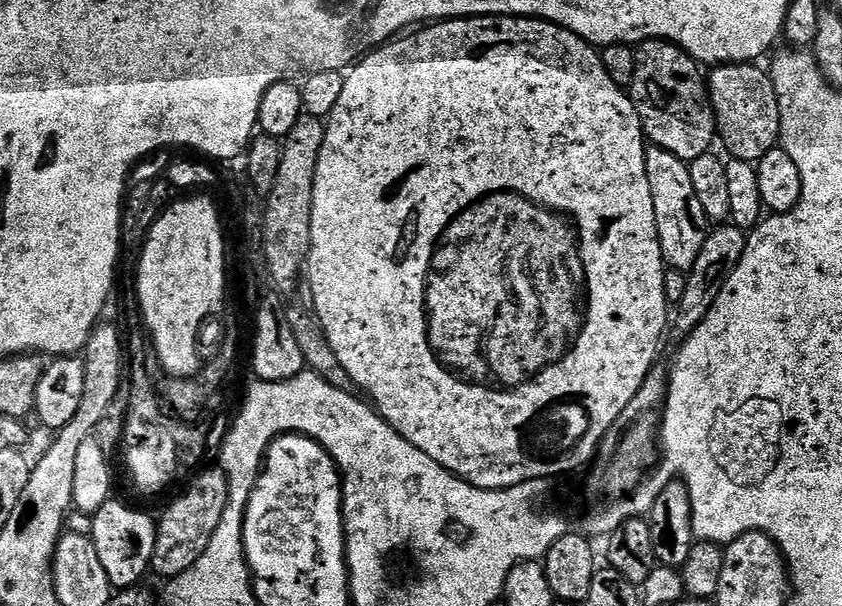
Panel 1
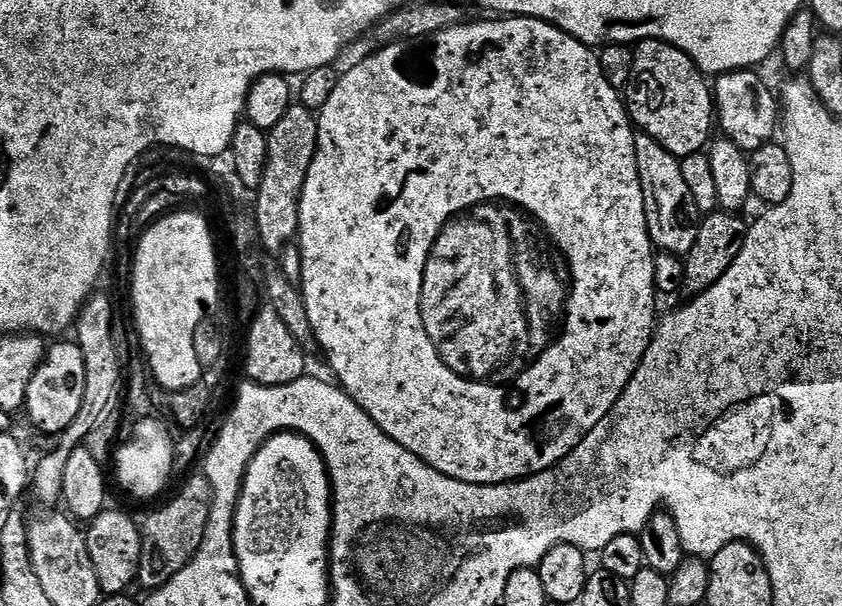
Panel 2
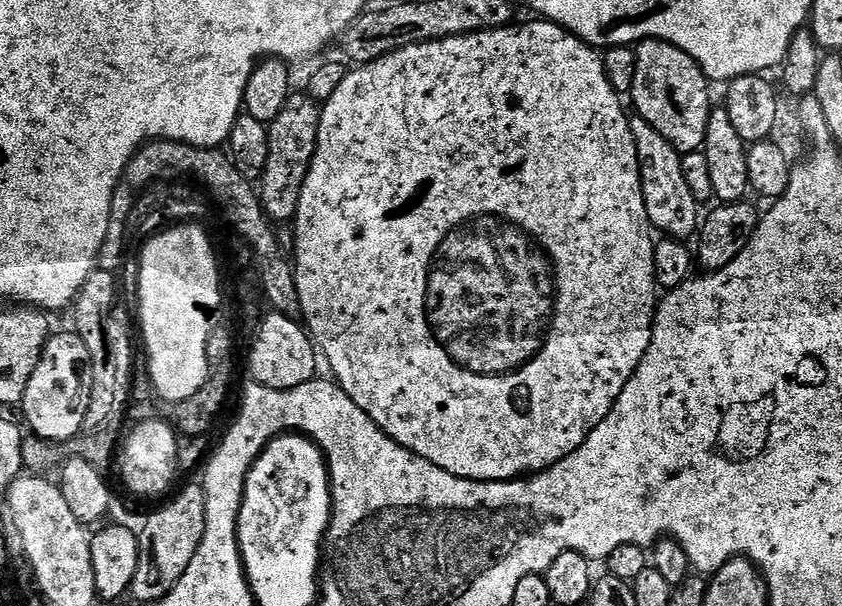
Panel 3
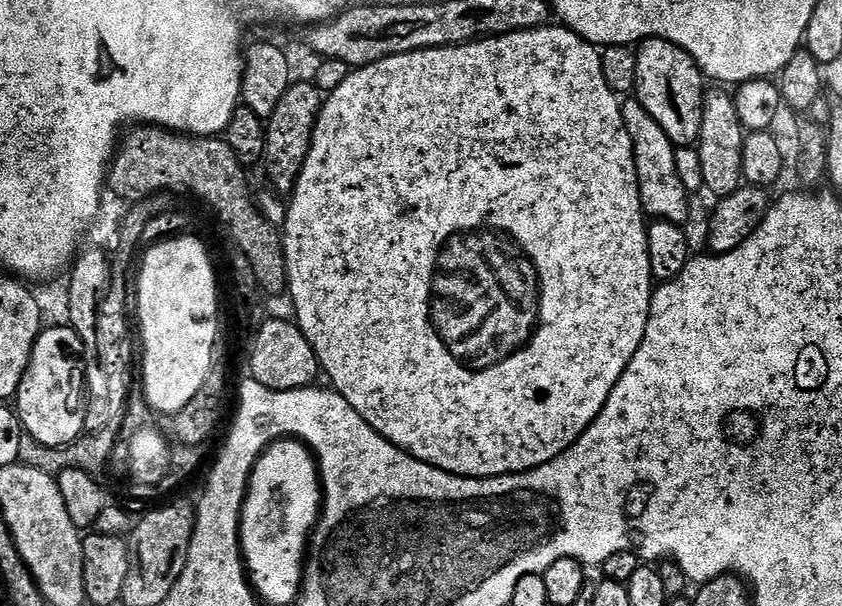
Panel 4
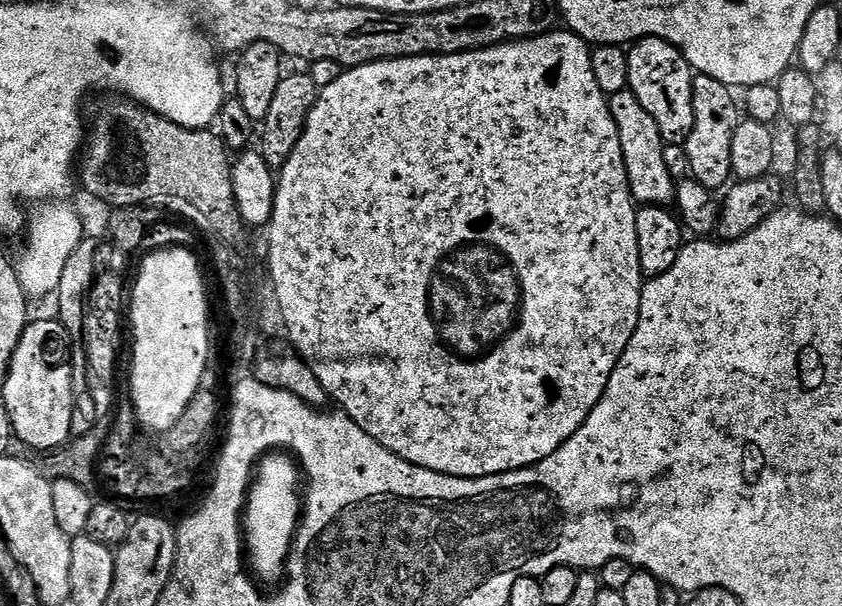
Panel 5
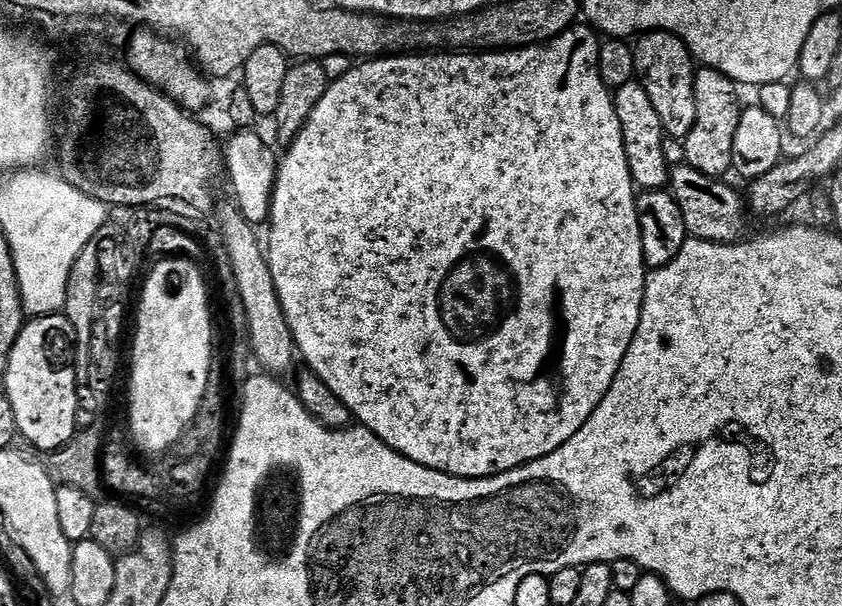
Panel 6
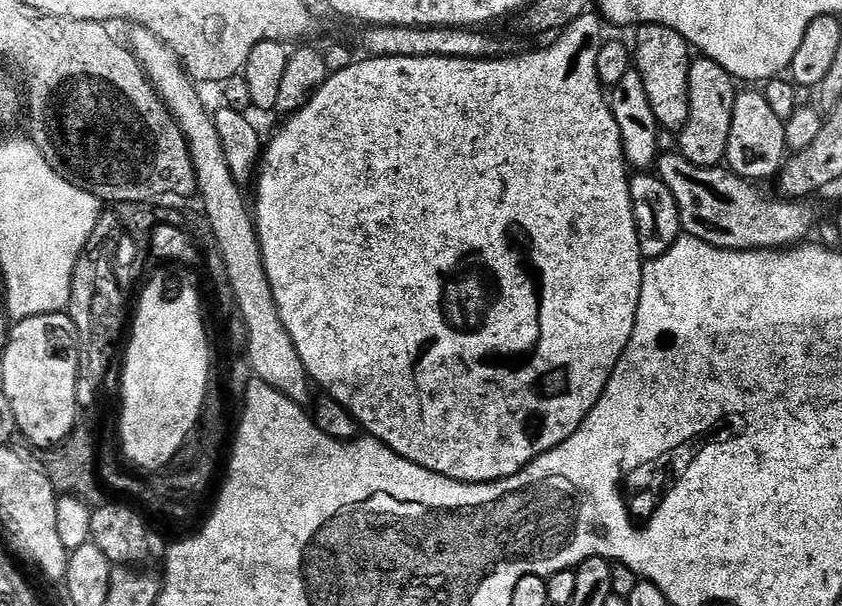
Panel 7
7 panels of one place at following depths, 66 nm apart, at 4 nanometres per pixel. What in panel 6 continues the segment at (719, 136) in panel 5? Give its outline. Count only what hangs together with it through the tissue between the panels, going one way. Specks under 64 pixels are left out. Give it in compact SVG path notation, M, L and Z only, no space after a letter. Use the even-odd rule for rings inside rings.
M699 67L694 74L695 124L684 139L685 161L692 168L716 179L733 169L734 134L740 125L742 106L738 104L735 81L713 68Z

